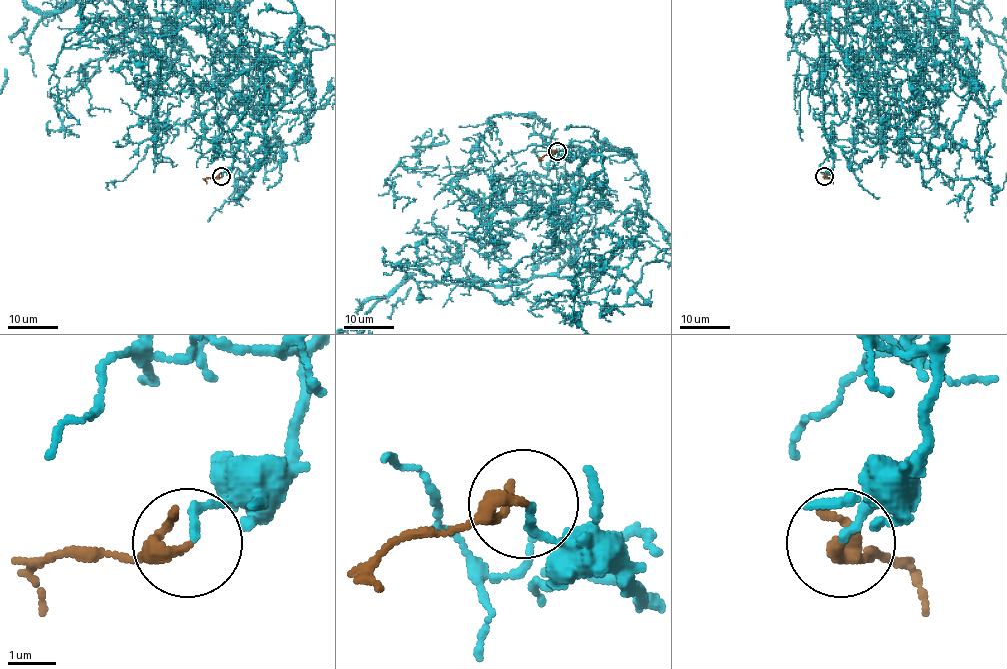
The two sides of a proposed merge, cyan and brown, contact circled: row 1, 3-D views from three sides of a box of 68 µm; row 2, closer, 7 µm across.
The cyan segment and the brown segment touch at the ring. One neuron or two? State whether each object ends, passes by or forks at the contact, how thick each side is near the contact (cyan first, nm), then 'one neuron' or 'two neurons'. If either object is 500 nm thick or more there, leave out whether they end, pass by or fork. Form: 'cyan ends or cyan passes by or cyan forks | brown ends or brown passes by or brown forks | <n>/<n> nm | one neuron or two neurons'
cyan ends | brown passes by | 170/240 nm | one neuron

